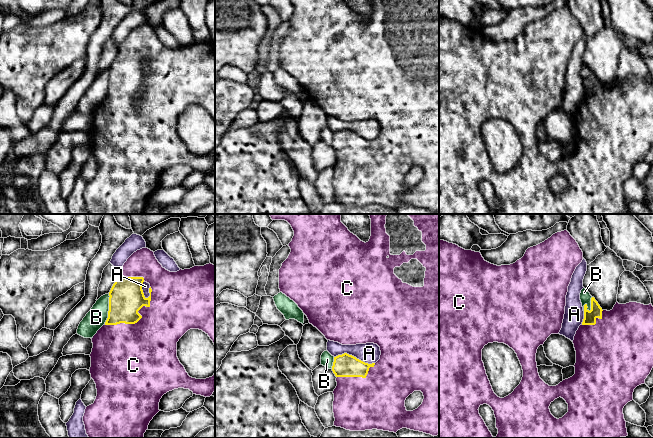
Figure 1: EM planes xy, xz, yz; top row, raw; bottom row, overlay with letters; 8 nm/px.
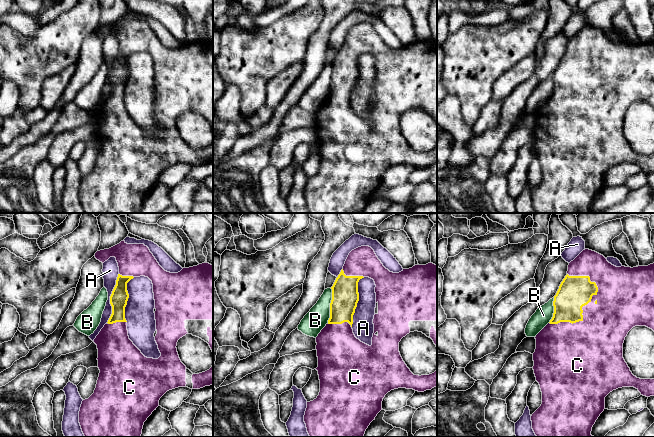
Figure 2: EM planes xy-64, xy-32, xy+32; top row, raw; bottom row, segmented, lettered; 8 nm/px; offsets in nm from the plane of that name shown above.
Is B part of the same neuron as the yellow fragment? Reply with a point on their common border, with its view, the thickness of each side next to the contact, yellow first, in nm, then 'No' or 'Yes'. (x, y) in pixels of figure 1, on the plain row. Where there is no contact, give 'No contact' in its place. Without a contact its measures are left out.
Touches yellow at xy (109, 84). Thickness 280 nm (yellow) against 160 nm. No

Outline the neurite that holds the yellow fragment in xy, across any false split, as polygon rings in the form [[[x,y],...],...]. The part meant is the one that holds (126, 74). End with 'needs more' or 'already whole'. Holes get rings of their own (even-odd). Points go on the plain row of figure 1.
[[[142,24],[134,28],[118,46],[118,53],[109,68],[109,87],[105,100],[91,114],[93,119],[90,150],[97,165],[97,172],[93,180],[85,185],[83,198],[86,210],[89,214],[144,214],[144,209],[153,193],[160,187],[159,178],[164,170],[178,164],[189,165],[193,170],[210,173],[215,167],[215,149],[206,155],[192,154],[186,148],[184,142],[177,133],[177,118],[190,105],[199,105],[205,108],[215,121],[215,41],[209,39],[204,42],[194,42],[190,45],[180,45],[170,48],[162,43],[156,35],[154,28],[148,24]],[[143,58],[150,60],[150,72],[146,74],[142,66]]]; needs more

